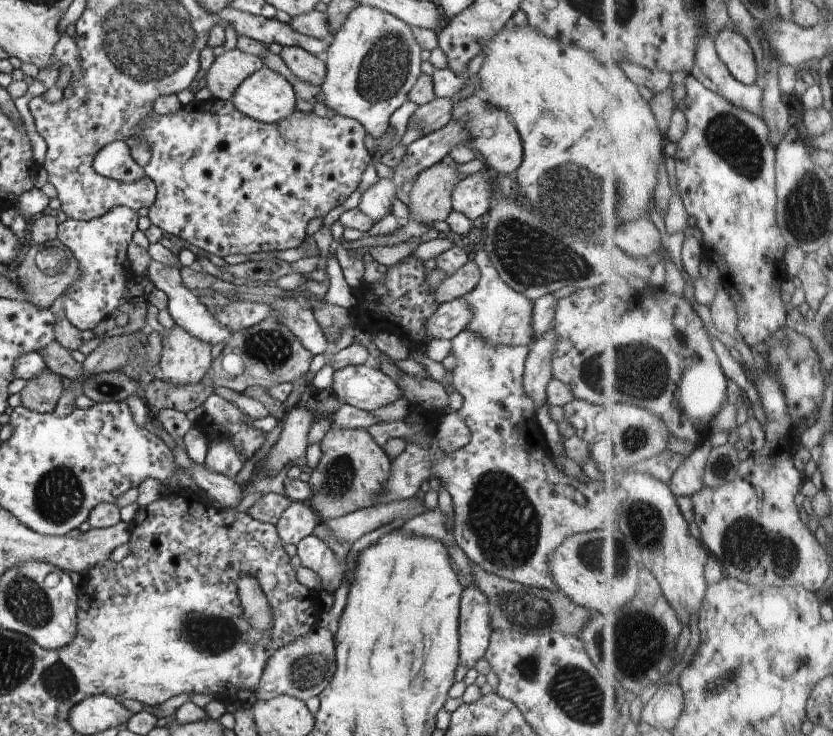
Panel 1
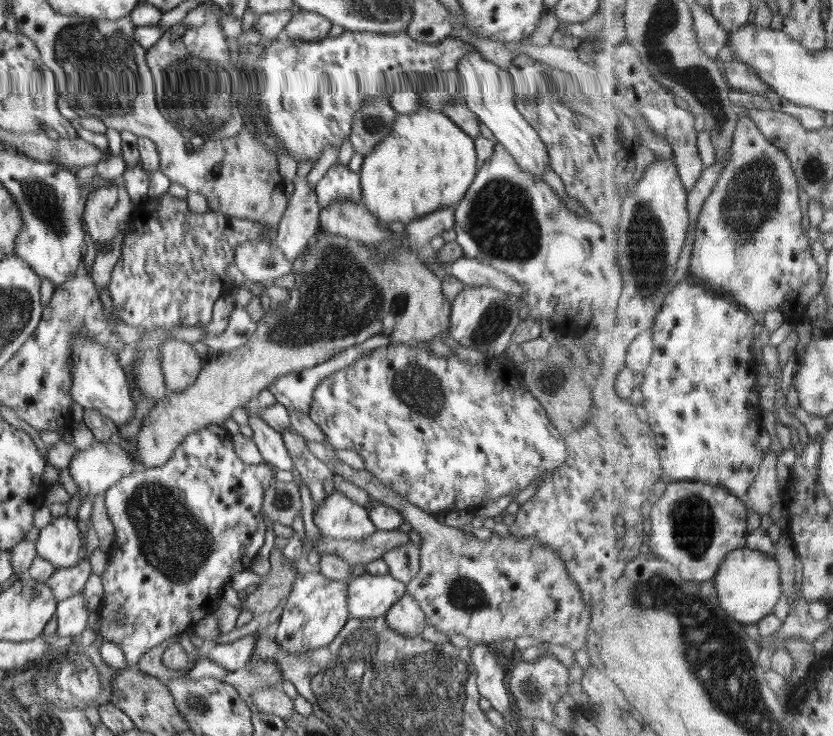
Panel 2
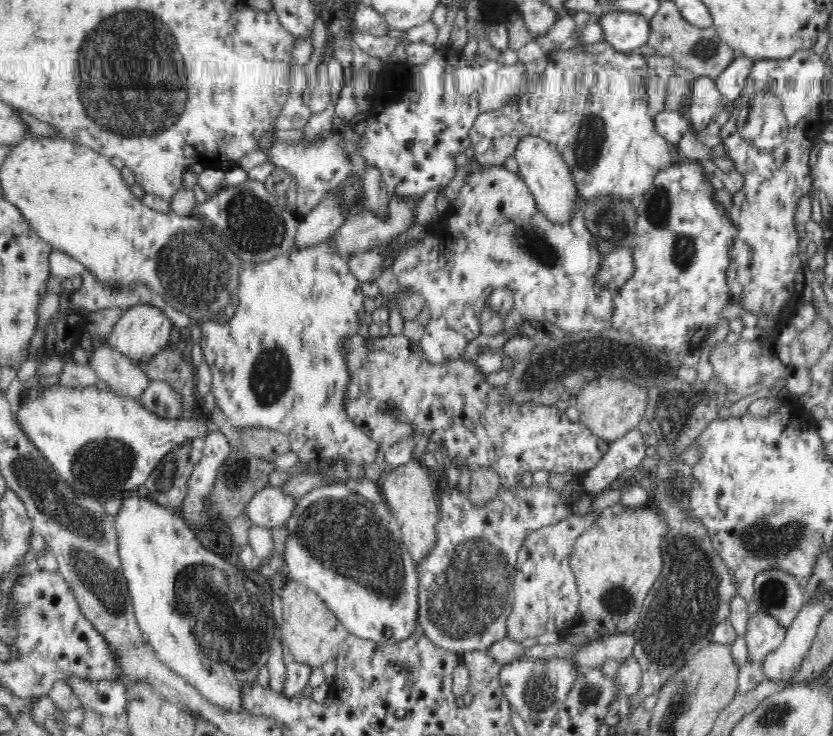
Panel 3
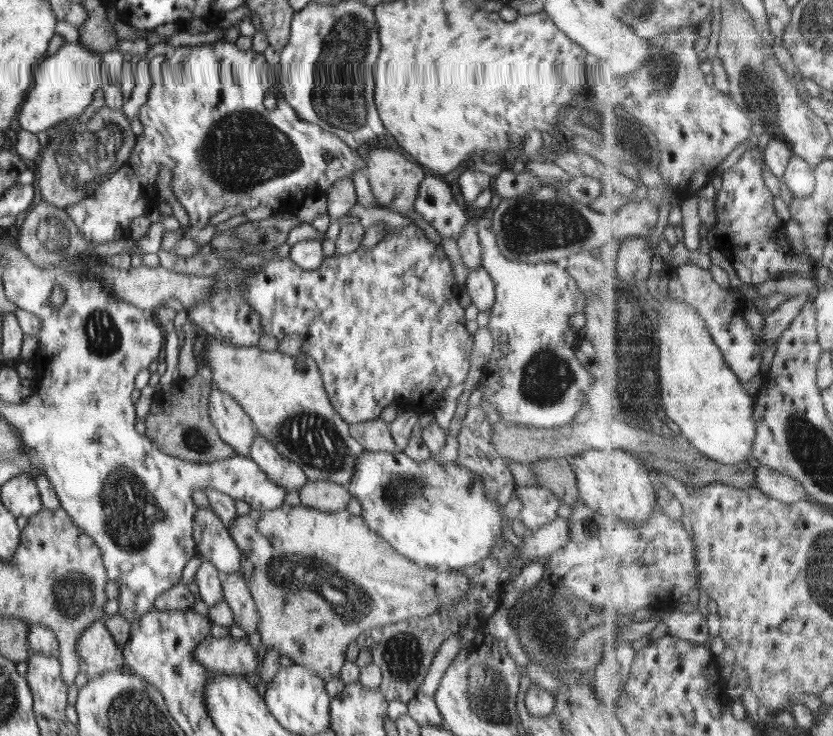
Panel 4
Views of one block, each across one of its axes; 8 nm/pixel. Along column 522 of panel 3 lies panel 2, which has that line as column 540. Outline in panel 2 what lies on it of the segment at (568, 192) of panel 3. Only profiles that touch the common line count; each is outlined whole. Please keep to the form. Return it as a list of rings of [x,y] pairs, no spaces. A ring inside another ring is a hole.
[[[475,49],[460,59],[456,69],[463,80],[460,92],[464,94],[469,110],[493,132],[497,142],[512,155],[522,170],[541,177],[551,167],[550,150],[517,110],[515,88],[510,73],[482,58]]]

